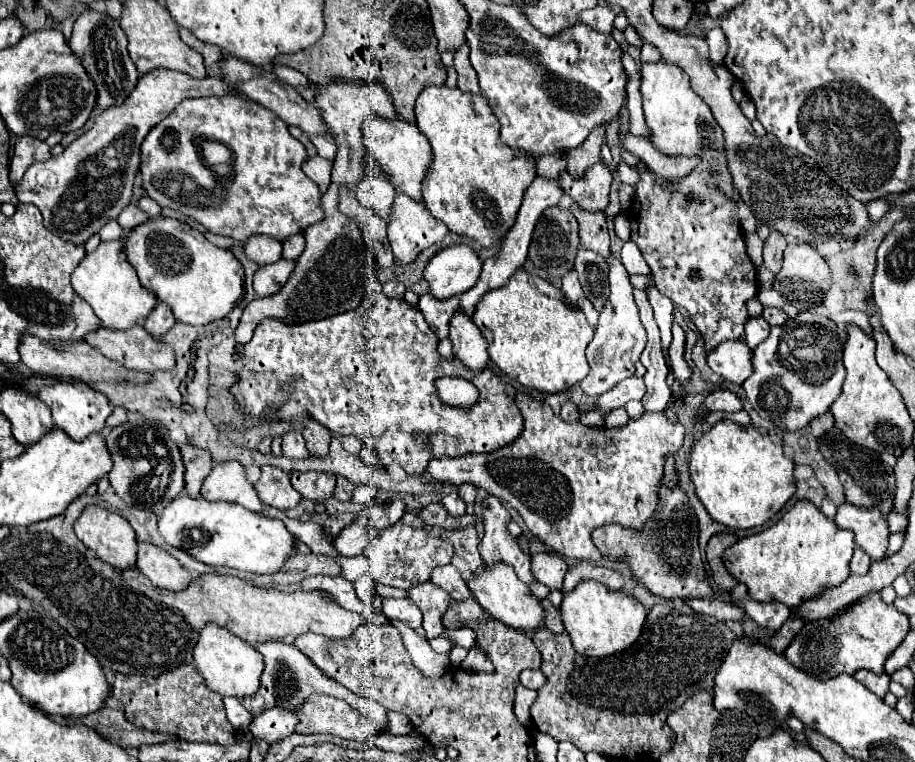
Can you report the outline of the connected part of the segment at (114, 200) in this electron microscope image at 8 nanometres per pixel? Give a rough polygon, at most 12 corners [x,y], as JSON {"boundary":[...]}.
{"boundary":[[158,68],[60,156],[18,202],[84,244],[130,204],[140,144],[184,98],[238,92]]}

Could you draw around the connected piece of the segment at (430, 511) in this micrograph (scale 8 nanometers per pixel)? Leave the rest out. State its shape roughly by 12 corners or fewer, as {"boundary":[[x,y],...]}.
{"boundary":[[444,504],[422,508],[422,520],[430,526],[462,530],[476,524],[476,514],[452,518]]}

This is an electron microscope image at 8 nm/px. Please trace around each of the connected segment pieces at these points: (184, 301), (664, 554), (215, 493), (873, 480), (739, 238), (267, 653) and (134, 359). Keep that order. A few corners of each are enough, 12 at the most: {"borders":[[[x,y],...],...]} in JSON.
{"borders":[[[176,218],[124,252],[176,320],[224,318],[244,292],[230,250]],[[660,486],[642,532],[602,526],[592,542],[658,596],[720,598],[698,550],[696,514]],[[238,460],[216,464],[200,490],[262,512]],[[834,426],[818,448],[846,488],[846,500],[894,502],[894,472],[880,454]],[[646,164],[626,210],[656,288],[706,350],[758,294],[738,200]],[[258,644],[260,690],[252,714],[298,710],[308,696],[348,702],[378,730],[386,708],[328,678],[294,644]],[[142,326],[102,328],[84,340],[126,368],[176,366],[172,346]]]}

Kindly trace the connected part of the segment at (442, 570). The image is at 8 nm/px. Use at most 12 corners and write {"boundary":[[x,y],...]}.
{"boundary":[[452,564],[436,568],[430,582],[456,602],[470,598],[470,588]]}

